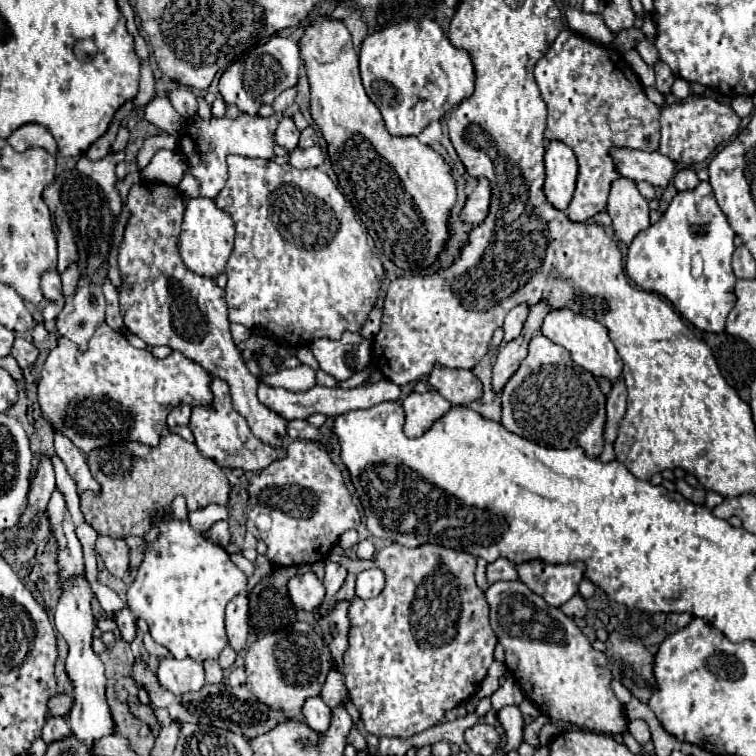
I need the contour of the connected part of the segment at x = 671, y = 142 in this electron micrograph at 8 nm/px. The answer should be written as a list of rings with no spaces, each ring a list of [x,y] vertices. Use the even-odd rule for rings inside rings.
[[[689,95],[679,103],[669,103],[661,107],[661,145],[659,153],[679,161],[679,165],[695,165],[705,161],[721,143],[729,141],[739,129],[739,115],[725,103],[711,97]]]

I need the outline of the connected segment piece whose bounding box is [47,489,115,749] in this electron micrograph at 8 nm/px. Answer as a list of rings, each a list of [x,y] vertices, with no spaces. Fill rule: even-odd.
[[[59,489],[53,491],[49,505],[47,505],[47,513],[51,519],[53,535],[57,537],[57,545],[59,545],[57,563],[61,567],[61,577],[65,581],[63,595],[55,609],[55,627],[63,635],[63,639],[69,643],[69,655],[67,655],[65,663],[67,663],[67,675],[75,685],[75,701],[73,701],[73,709],[69,711],[69,725],[71,725],[73,735],[81,743],[85,743],[87,749],[93,749],[97,739],[115,733],[115,721],[111,717],[111,711],[109,711],[107,699],[105,699],[105,667],[91,649],[91,631],[95,629],[95,617],[91,613],[93,593],[91,593],[87,579],[83,577],[83,573],[85,573],[83,549],[75,535],[71,515],[67,511],[63,493]]]

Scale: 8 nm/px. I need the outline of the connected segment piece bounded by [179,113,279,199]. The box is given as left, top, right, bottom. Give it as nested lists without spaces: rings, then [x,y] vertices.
[[[199,115],[189,119],[187,135],[181,135],[179,139],[179,149],[185,155],[185,149],[189,147],[195,155],[193,159],[187,157],[189,171],[201,181],[201,195],[215,199],[217,193],[223,189],[227,181],[227,155],[241,155],[241,157],[261,157],[261,159],[271,159],[273,157],[273,147],[275,147],[275,129],[277,129],[279,117],[271,115],[267,119],[263,117],[251,117],[251,115],[241,115],[235,121],[233,119],[215,119],[211,117],[209,121],[203,121]]]

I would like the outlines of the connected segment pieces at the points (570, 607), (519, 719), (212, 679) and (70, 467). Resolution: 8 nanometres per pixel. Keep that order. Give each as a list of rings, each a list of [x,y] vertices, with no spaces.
[[[575,595],[575,597],[573,597],[573,599],[569,599],[567,603],[563,603],[563,605],[561,605],[561,609],[563,609],[563,613],[567,613],[569,617],[583,617],[583,615],[587,613],[585,599],[583,599],[583,597],[579,597],[579,595]]]
[[[509,705],[509,707],[503,707],[497,715],[499,723],[503,725],[505,729],[505,735],[507,735],[507,747],[505,751],[511,751],[511,749],[517,749],[523,741],[523,713],[517,705]]]
[[[215,659],[203,661],[203,667],[205,667],[207,683],[221,683],[223,681],[223,669],[219,667],[219,663]]]
[[[55,433],[55,451],[57,451],[57,457],[65,463],[67,473],[75,481],[79,493],[83,491],[99,493],[101,491],[99,483],[93,479],[89,471],[89,465],[83,453],[79,453],[79,449],[75,449],[75,445],[71,445],[71,441],[67,441],[67,437],[63,437],[61,433]]]

